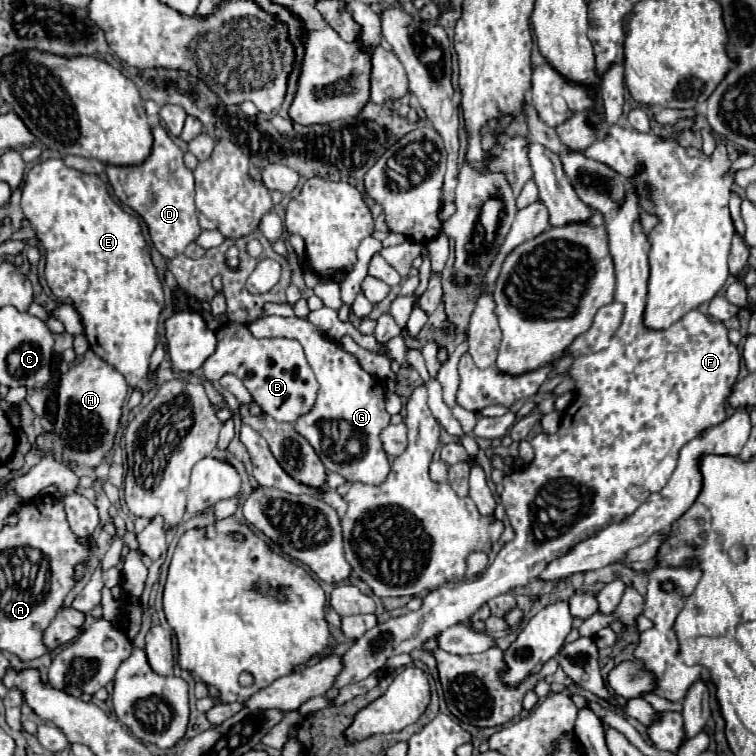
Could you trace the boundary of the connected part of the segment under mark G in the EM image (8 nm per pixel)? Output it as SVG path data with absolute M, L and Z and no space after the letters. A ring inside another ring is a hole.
M263 316L247 324L255 338L283 336L297 340L307 356L311 370L319 382L317 400L311 412L303 414L295 422L295 430L315 448L327 470L341 474L347 482L381 484L389 474L389 460L381 448L379 432L389 424L389 414L383 400L383 384L367 374L359 362L345 352L337 342L323 336L311 322L301 318Z

